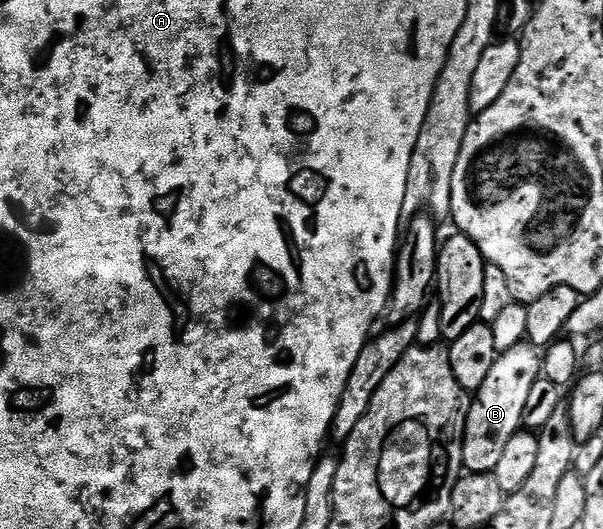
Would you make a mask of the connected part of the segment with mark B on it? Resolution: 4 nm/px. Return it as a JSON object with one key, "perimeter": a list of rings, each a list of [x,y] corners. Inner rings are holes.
{"perimeter":[[[524,343],[500,353],[489,370],[489,379],[485,379],[485,383],[481,383],[481,387],[469,401],[465,435],[463,436],[463,467],[467,473],[494,473],[509,439],[513,439],[513,435],[524,428],[525,402],[529,399],[529,391],[533,391],[533,383],[537,383],[540,379],[541,353],[536,346]]]}

